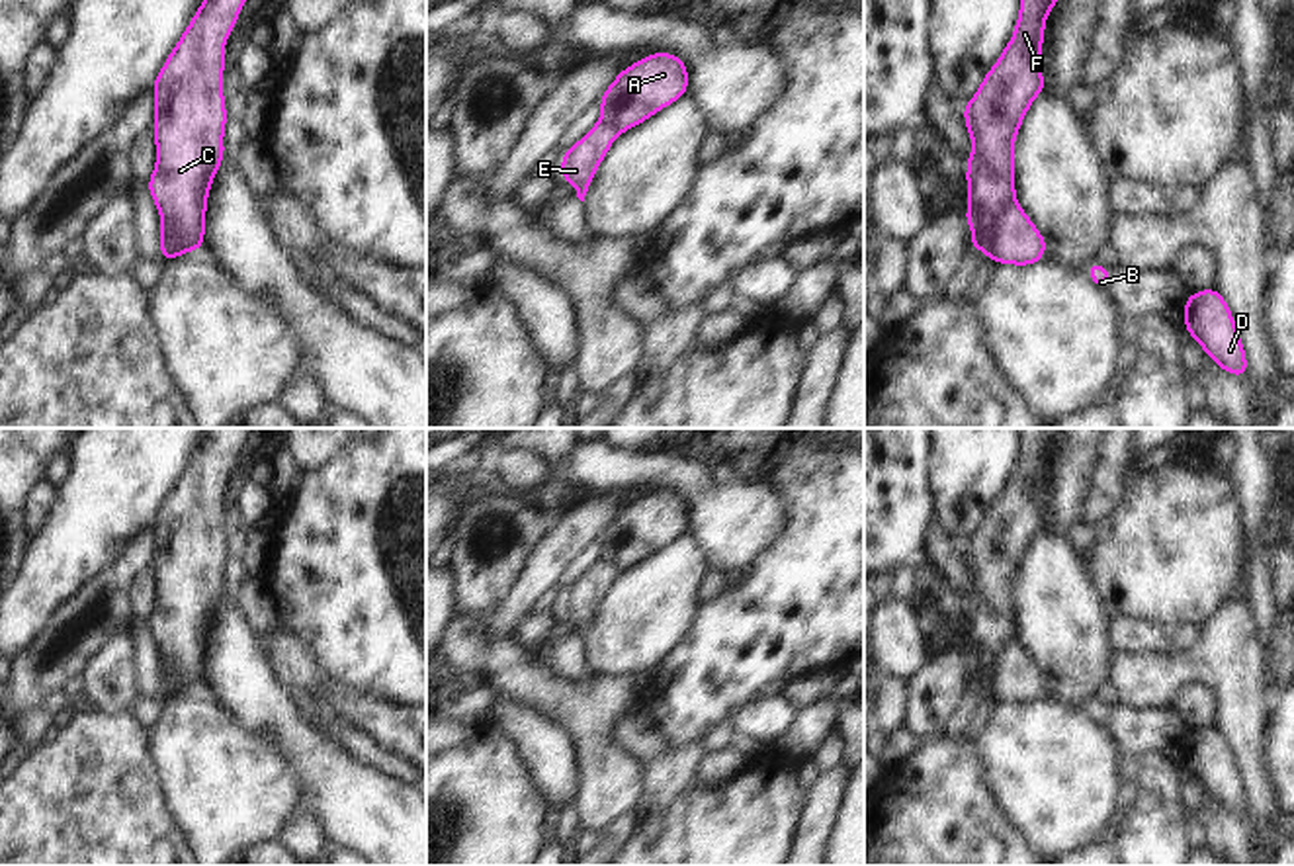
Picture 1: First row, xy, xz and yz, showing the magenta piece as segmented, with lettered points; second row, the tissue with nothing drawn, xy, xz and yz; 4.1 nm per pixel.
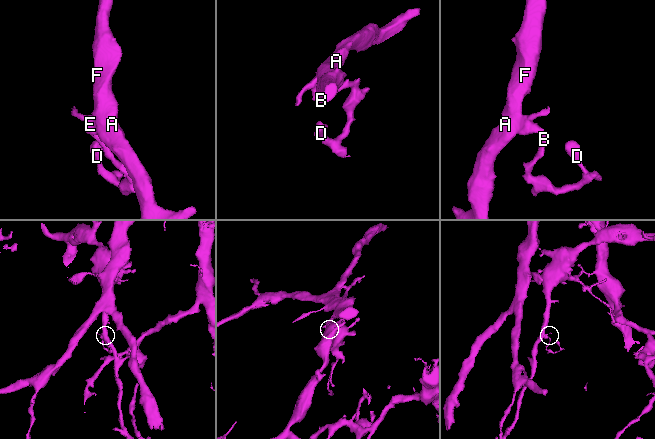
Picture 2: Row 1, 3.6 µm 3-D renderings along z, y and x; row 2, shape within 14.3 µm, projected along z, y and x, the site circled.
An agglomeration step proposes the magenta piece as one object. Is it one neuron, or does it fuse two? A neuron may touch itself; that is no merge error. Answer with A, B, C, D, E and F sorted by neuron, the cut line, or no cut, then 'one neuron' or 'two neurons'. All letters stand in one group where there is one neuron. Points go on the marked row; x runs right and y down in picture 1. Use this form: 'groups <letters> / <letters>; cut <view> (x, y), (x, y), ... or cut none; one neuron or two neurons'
groups A C F / B D E; cut yz (1015, 200), (995, 223), (993, 259); two neurons

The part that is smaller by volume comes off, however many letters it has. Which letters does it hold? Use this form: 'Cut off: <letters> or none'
Cut off: B, D, E

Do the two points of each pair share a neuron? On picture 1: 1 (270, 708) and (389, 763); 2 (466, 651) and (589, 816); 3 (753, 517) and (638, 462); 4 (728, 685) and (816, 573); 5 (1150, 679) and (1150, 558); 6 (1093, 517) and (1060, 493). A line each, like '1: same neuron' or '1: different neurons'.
1: different neurons
2: same neuron
3: same neuron
4: same neuron
5: different neurons
6: different neurons

